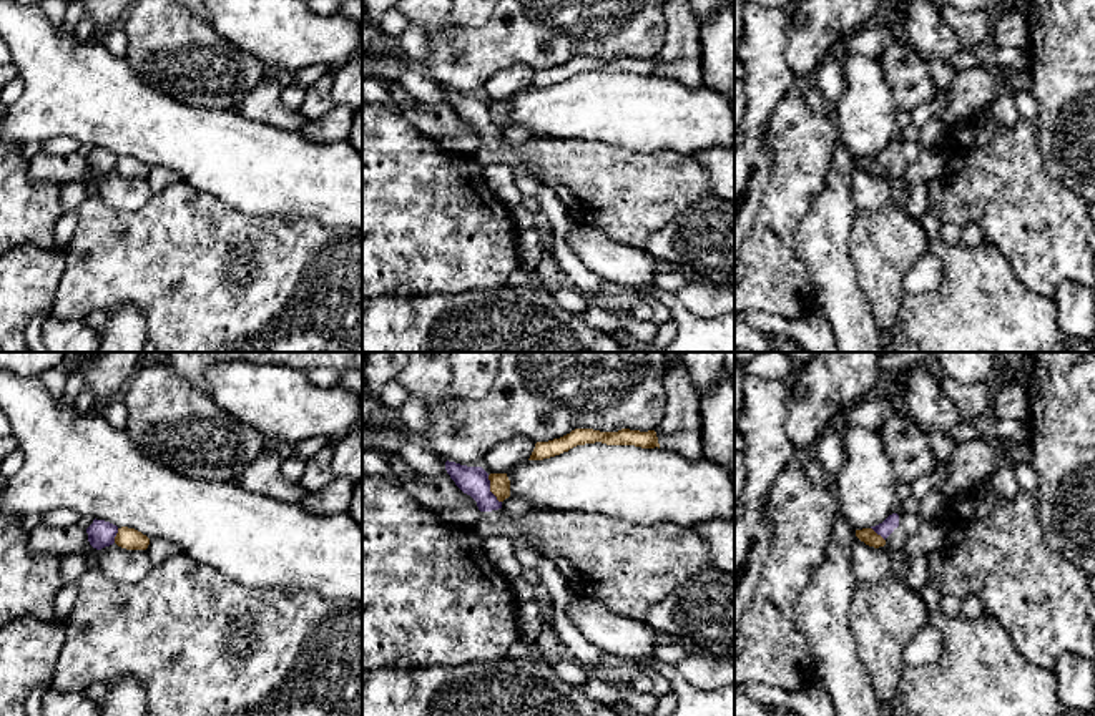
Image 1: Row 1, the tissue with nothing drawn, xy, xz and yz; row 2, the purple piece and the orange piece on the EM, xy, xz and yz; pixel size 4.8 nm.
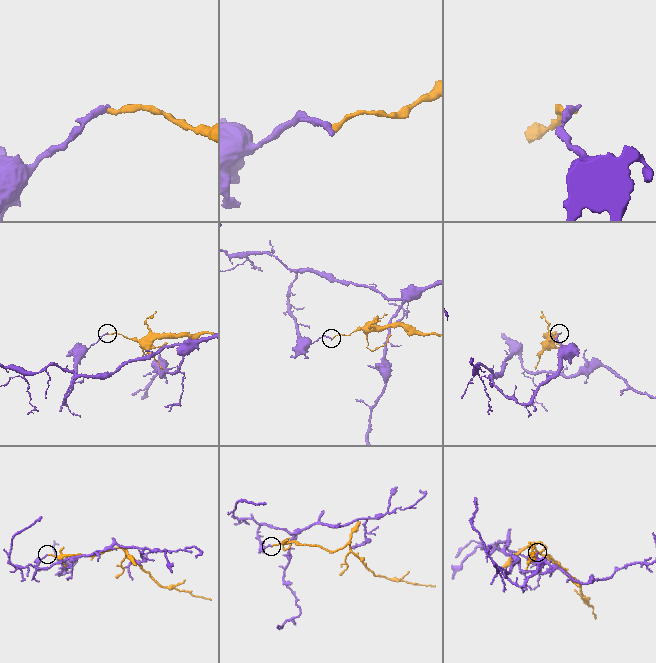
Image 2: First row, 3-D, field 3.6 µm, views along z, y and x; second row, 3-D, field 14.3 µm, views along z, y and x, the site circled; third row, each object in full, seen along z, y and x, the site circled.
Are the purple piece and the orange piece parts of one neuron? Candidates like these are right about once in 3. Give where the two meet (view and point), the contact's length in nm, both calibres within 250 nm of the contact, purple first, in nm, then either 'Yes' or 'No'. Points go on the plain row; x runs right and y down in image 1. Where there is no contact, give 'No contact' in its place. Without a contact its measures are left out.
Touches purple at xz (489, 117). Shared border 150 nm. Thickness 140 nm (purple) against 100 nm. No

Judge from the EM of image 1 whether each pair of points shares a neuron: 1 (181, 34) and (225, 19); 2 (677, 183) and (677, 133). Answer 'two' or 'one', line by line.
1: two
2: two

